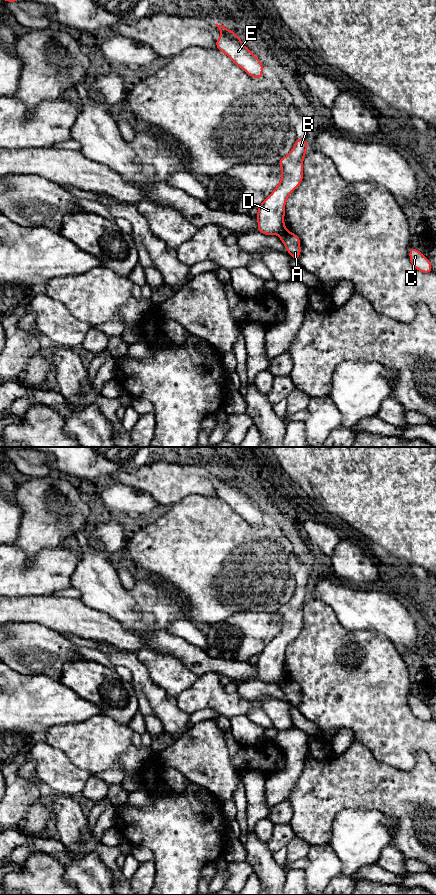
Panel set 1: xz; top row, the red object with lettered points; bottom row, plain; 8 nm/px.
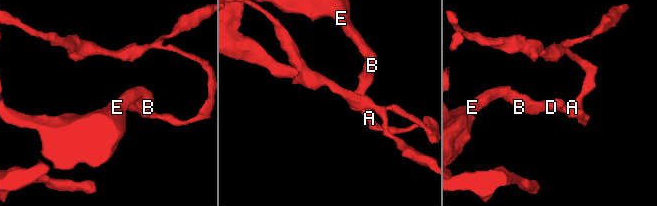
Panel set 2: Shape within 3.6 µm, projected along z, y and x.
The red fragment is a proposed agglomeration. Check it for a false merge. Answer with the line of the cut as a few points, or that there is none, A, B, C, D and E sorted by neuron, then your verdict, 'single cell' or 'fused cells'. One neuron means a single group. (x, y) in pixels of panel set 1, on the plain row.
cut xz (285, 677), (278, 682); groups A C / B D E; fused cells

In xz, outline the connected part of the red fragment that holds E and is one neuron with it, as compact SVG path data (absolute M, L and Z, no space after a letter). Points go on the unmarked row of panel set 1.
M215 472L221 480L221 485L217 488L217 497L225 501L237 514L241 515L253 526L262 526L263 512L251 501L243 492L234 479L226 477L223 473Z

